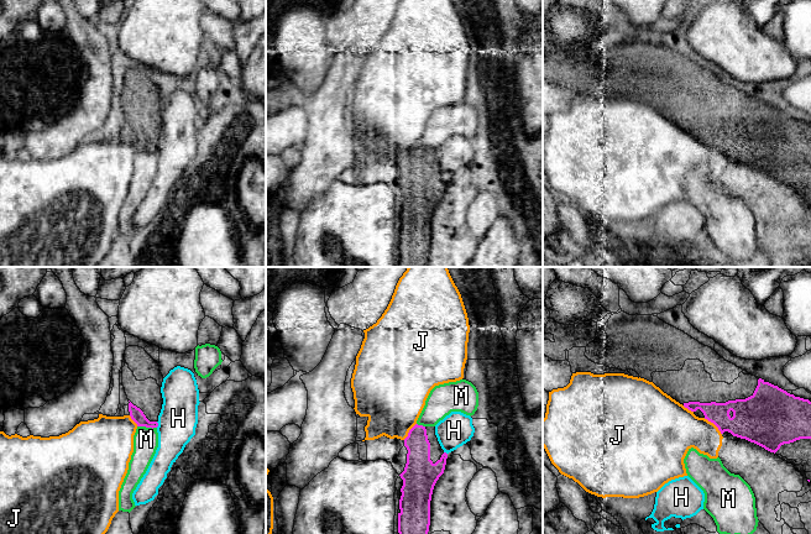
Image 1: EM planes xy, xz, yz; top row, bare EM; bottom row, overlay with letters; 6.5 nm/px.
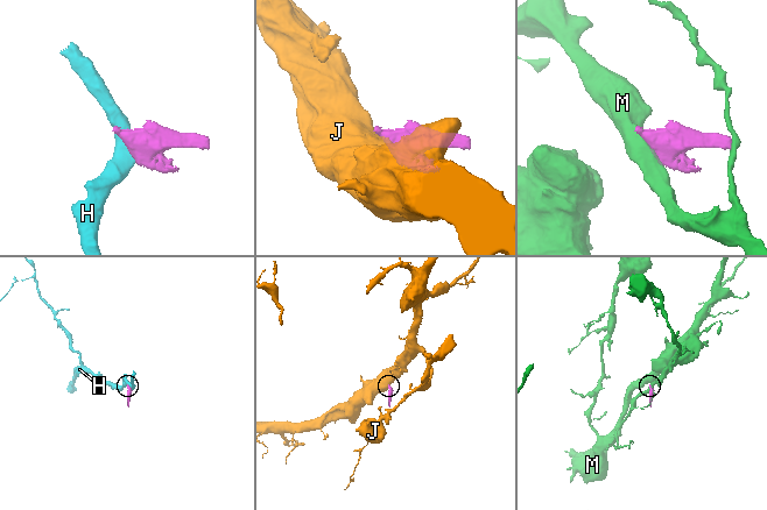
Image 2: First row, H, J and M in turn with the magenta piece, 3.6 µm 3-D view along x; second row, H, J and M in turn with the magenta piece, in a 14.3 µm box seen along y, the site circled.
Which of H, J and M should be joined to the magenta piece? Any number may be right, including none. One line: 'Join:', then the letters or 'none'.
Join: none

